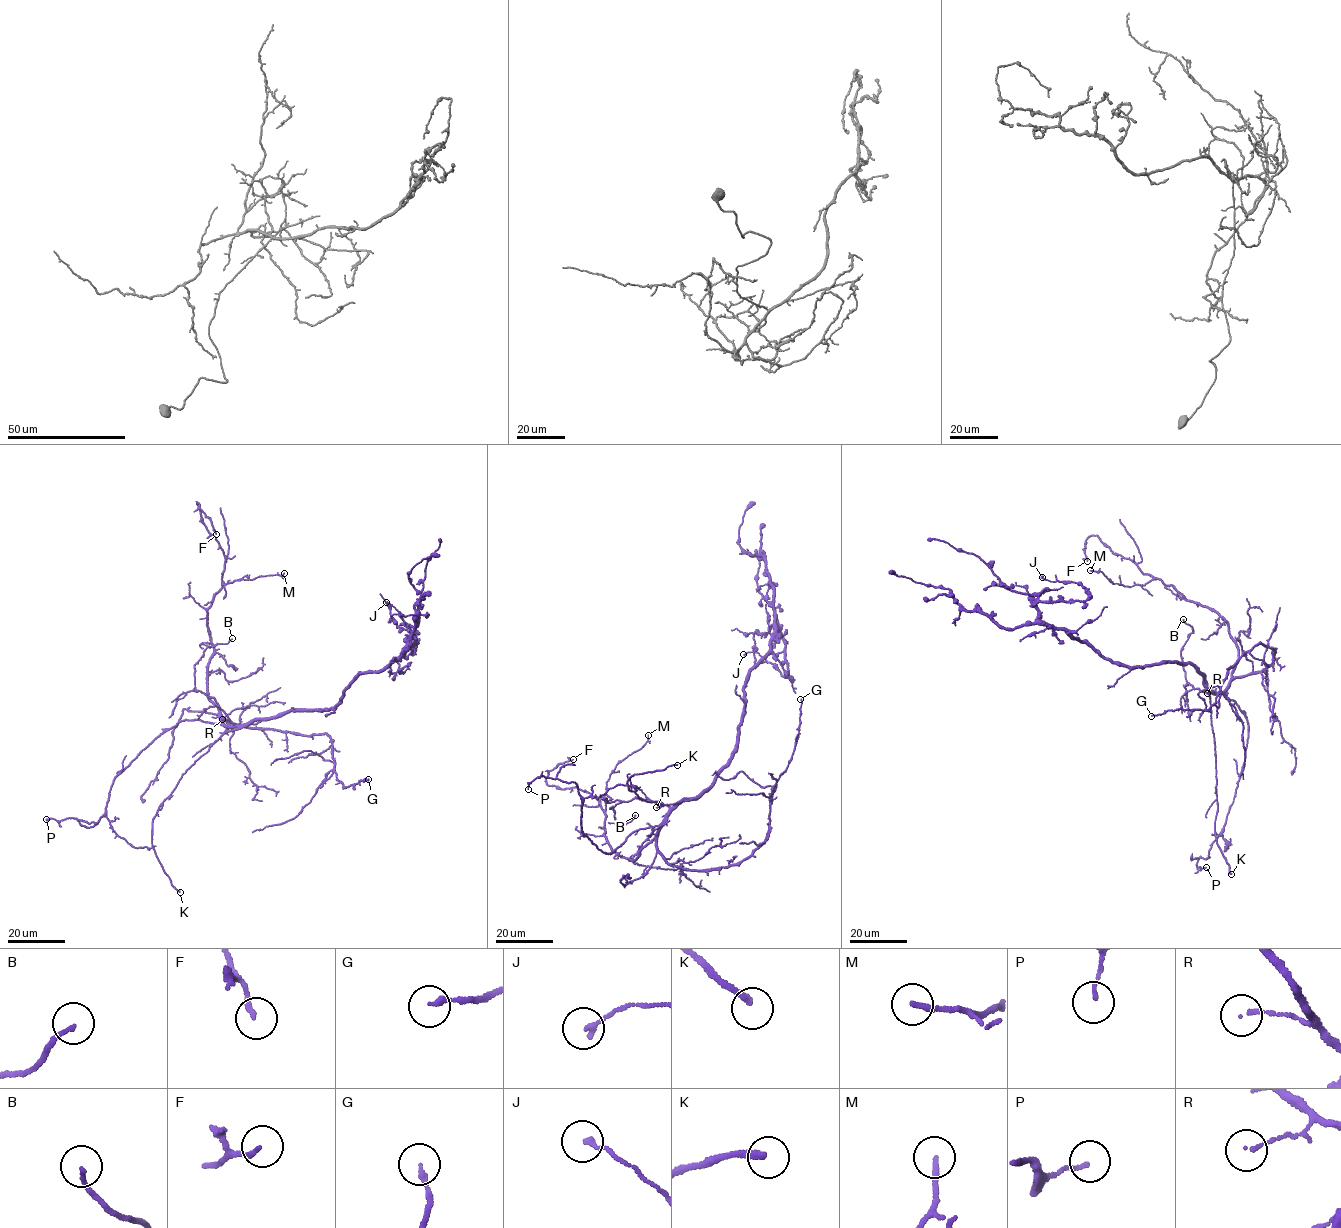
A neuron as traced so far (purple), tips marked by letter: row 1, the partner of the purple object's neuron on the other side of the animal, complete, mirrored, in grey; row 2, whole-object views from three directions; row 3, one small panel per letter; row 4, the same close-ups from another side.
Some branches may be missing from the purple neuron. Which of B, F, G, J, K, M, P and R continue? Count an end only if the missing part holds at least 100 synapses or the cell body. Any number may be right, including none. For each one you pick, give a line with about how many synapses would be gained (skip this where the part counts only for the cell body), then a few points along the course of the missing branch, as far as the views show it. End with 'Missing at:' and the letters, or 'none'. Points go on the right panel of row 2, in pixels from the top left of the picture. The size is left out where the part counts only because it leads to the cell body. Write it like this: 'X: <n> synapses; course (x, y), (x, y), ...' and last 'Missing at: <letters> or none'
K: course (1231, 874), (1244, 856), (1258, 772), (1260, 707), (1273, 693), (1284, 695), (1293, 687), (1297, 666)
Missing at: K

